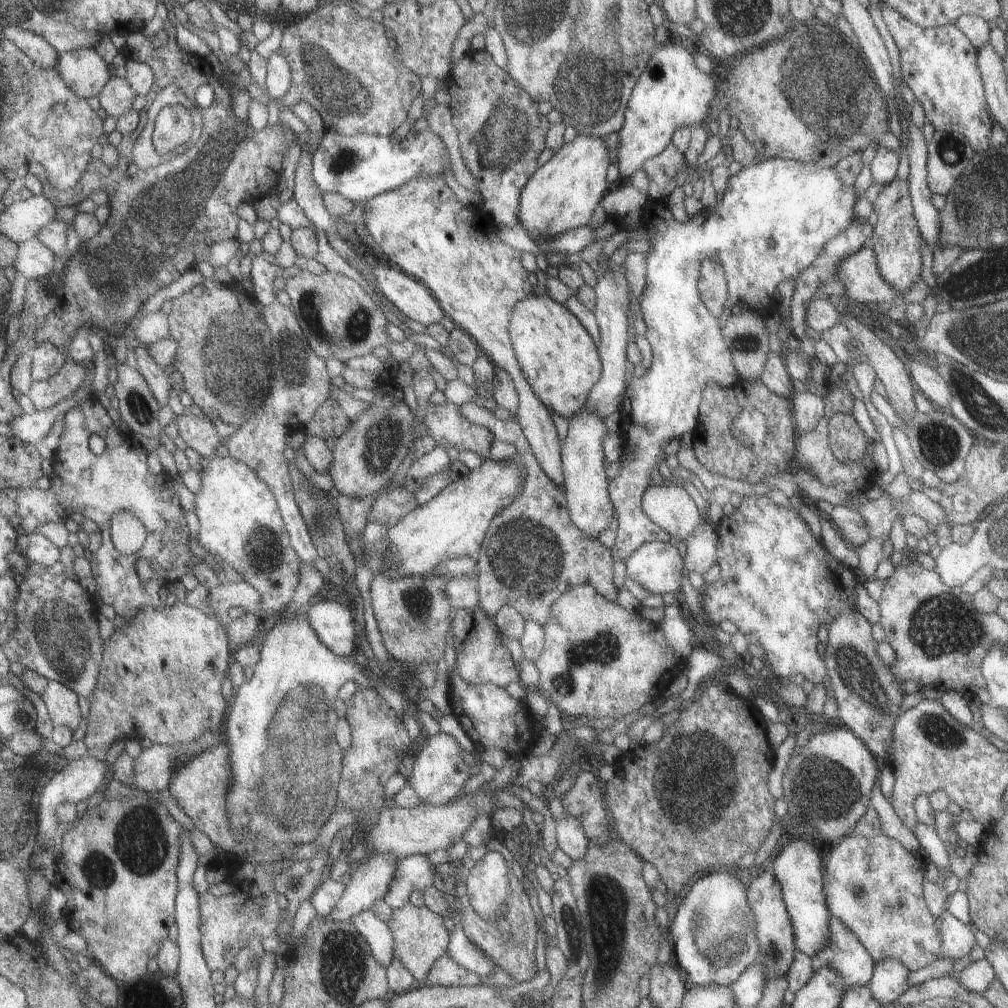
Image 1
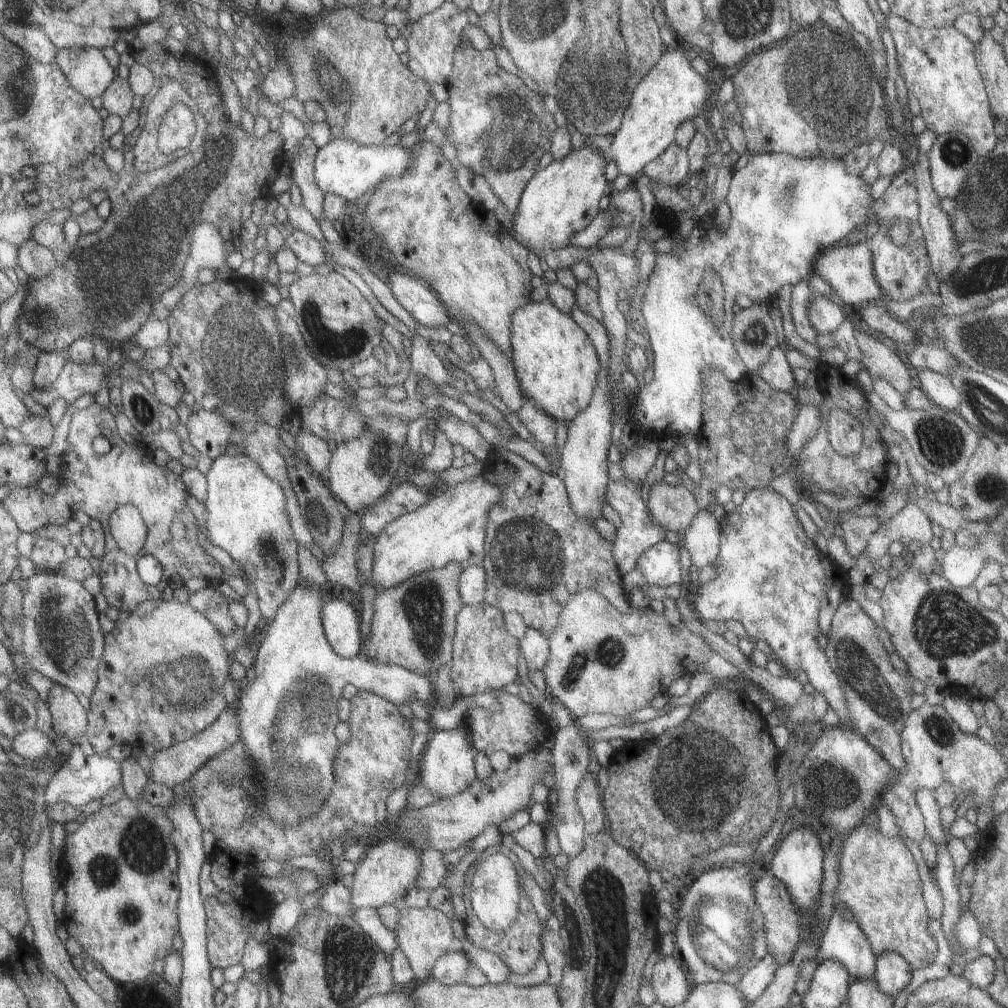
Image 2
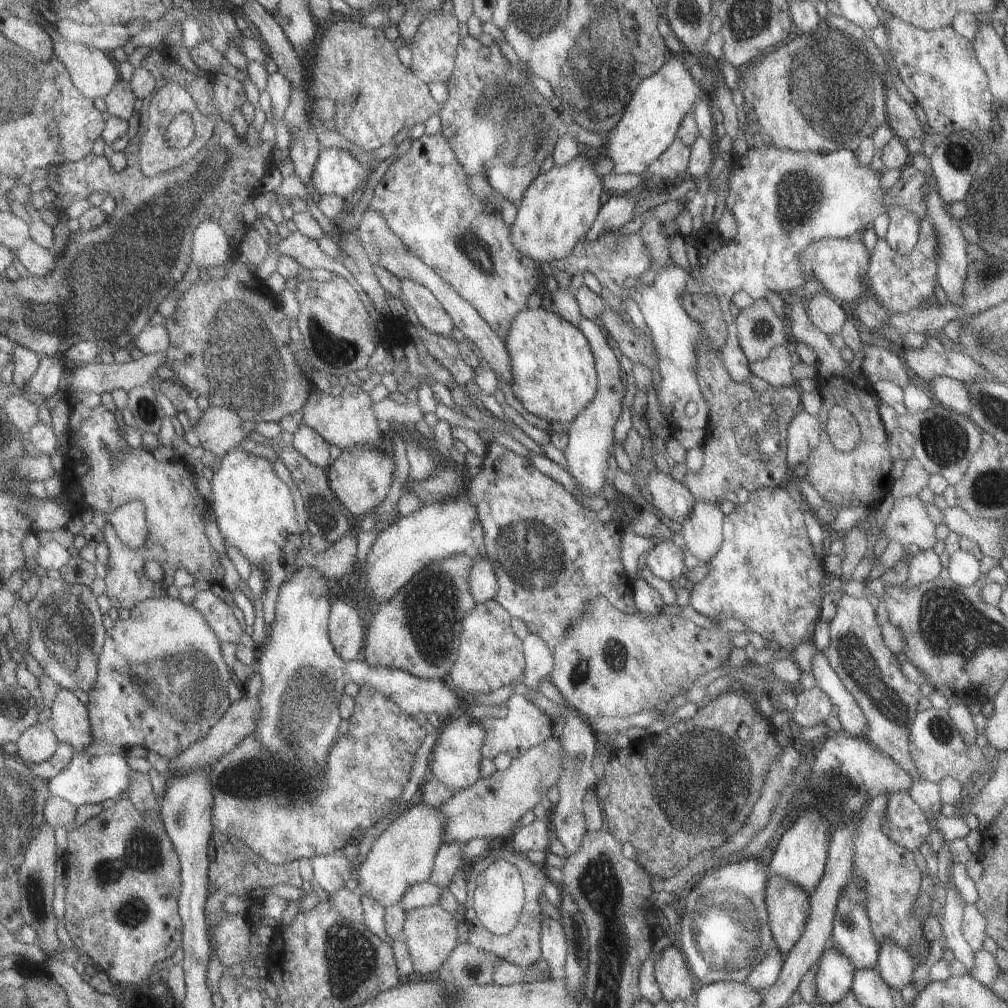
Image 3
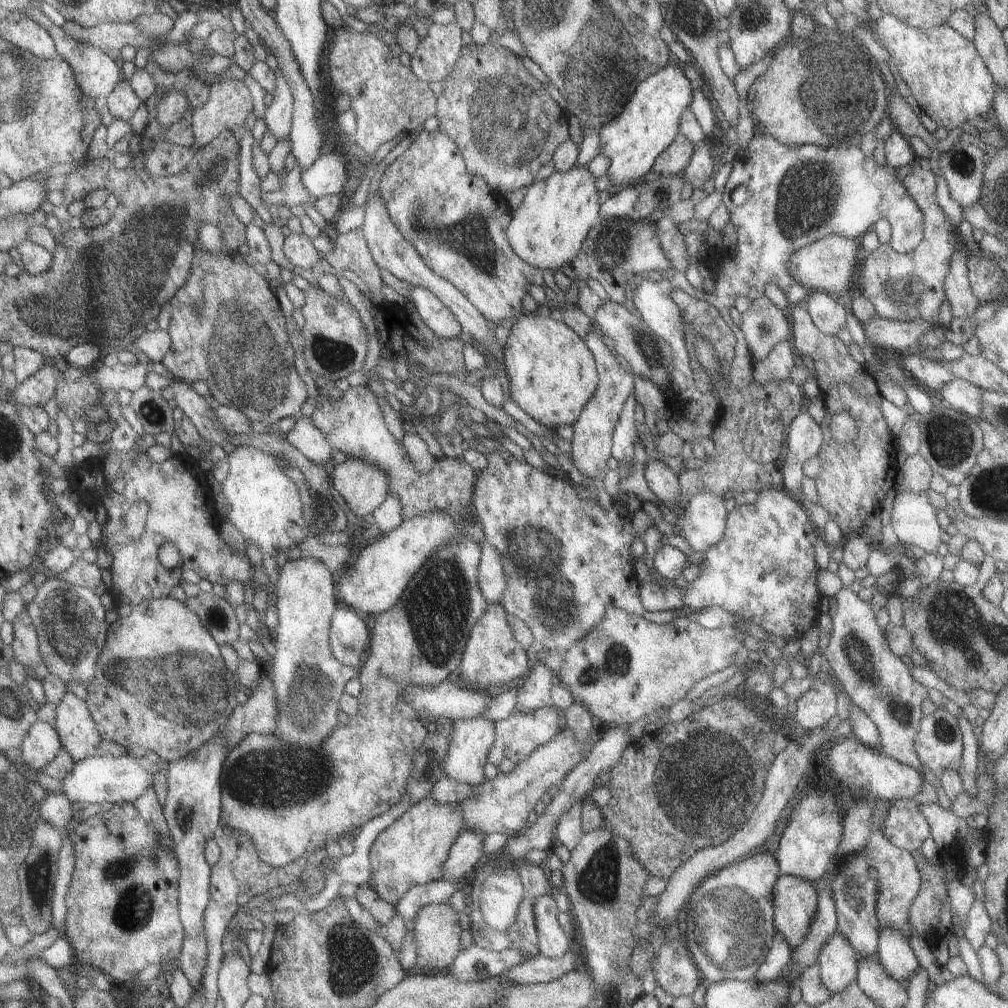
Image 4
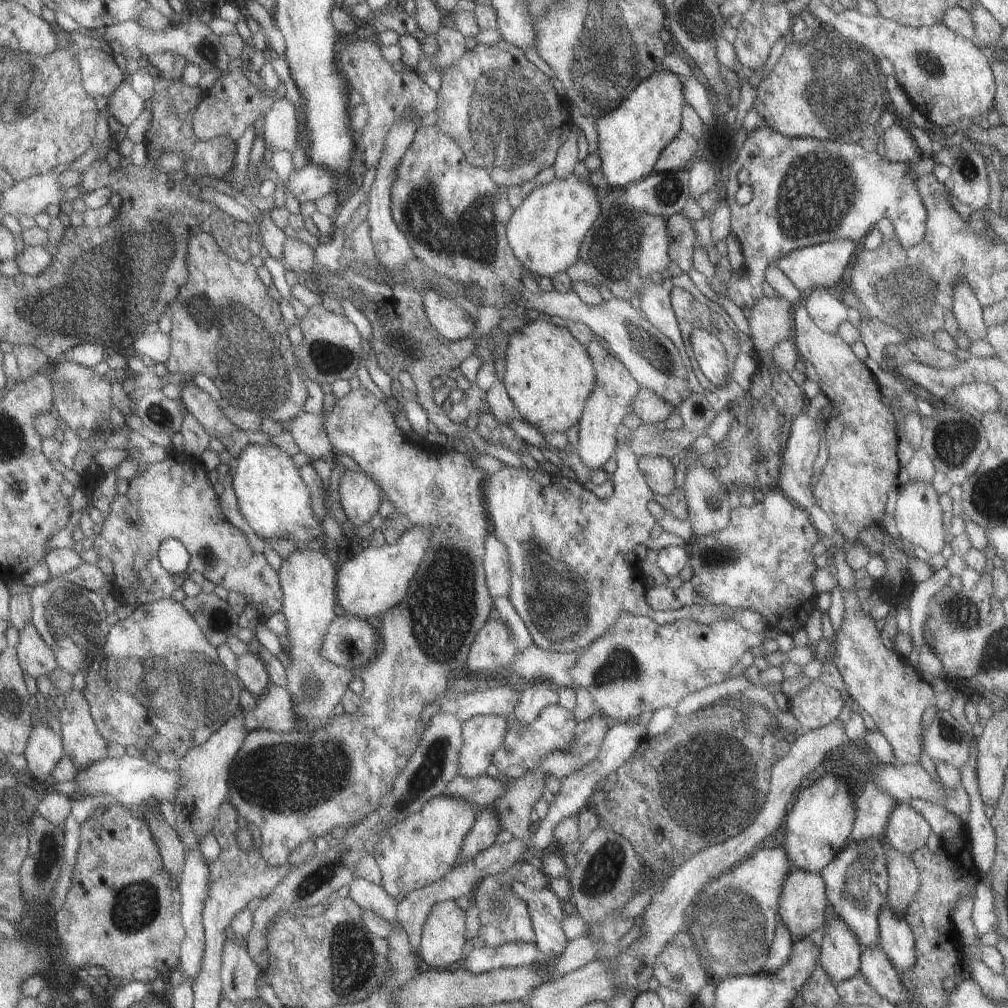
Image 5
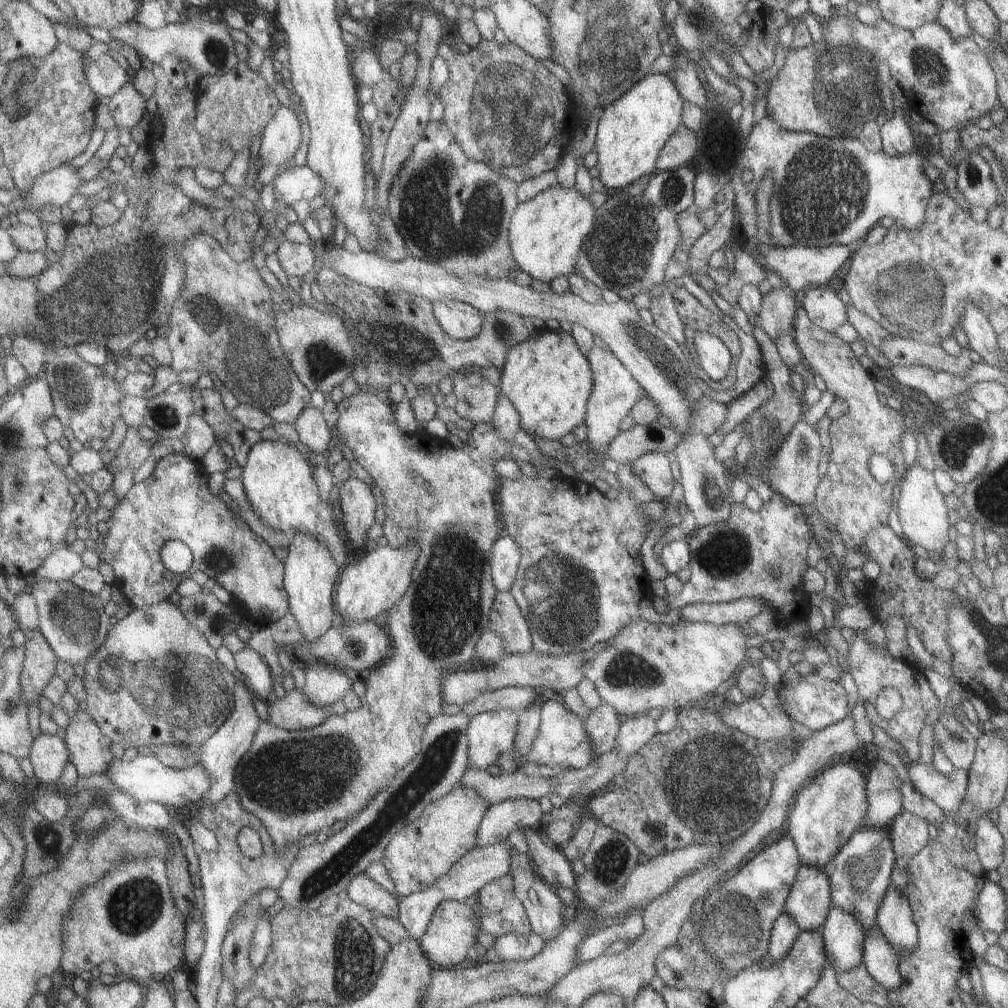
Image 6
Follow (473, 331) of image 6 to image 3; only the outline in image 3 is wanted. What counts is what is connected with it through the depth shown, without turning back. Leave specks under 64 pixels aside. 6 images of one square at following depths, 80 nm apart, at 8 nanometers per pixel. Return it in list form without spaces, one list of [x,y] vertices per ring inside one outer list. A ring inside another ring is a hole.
[[[403,278],[398,295],[403,304],[414,310],[420,324],[429,332],[445,337],[451,336],[456,328],[455,323],[427,286]]]

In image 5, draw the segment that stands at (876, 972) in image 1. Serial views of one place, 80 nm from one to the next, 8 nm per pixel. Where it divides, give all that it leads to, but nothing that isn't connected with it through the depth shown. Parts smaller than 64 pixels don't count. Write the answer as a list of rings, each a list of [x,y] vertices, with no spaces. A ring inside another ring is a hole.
[[[881,908],[877,916],[877,948],[891,962],[901,978],[903,970],[915,964],[915,940],[902,916],[895,916],[889,908]]]

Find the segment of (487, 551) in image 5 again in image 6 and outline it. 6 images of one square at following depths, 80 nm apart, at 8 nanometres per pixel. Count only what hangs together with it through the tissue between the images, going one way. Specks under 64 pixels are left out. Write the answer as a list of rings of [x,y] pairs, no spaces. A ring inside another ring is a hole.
[[[504,535],[498,537],[488,557],[490,578],[496,591],[508,591],[516,576],[519,562],[520,551],[517,544]]]

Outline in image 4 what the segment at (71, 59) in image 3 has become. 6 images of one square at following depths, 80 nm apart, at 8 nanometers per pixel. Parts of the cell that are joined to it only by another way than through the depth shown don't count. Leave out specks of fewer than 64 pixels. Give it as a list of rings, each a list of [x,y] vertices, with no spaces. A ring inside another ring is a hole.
[[[53,21],[47,24],[59,40],[57,54],[61,54],[61,58],[71,64],[84,94],[90,98],[109,97],[124,80],[116,60],[106,50],[76,42],[66,34],[63,27],[59,28]]]

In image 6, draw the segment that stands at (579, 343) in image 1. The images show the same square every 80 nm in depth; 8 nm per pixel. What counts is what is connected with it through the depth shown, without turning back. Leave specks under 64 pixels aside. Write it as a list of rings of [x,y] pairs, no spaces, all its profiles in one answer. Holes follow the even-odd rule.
[[[544,328],[529,336],[527,340],[512,346],[507,352],[507,359],[500,368],[500,395],[505,396],[518,415],[518,424],[529,435],[559,441],[570,434],[576,426],[583,423],[586,401],[592,386],[592,373],[588,360],[581,354],[570,334],[563,330]]]

